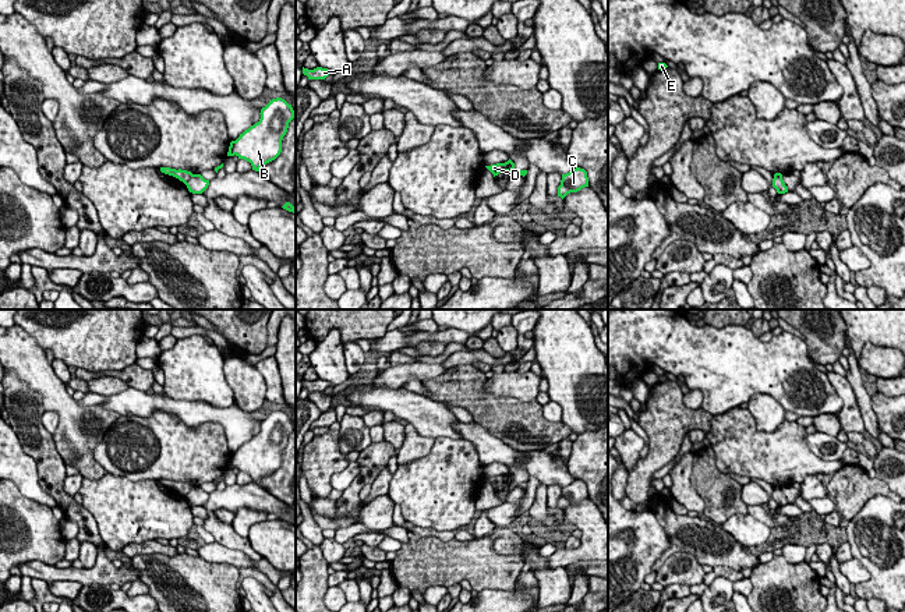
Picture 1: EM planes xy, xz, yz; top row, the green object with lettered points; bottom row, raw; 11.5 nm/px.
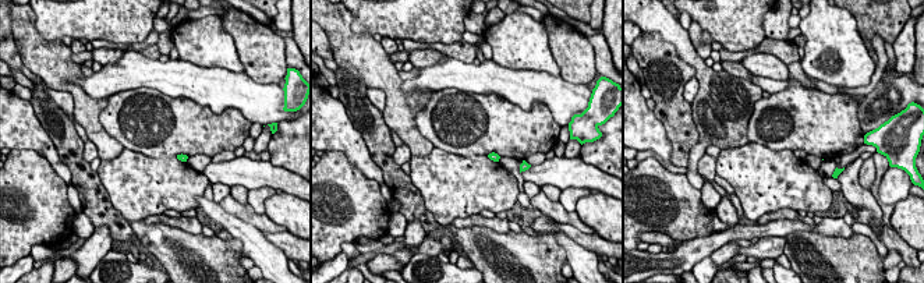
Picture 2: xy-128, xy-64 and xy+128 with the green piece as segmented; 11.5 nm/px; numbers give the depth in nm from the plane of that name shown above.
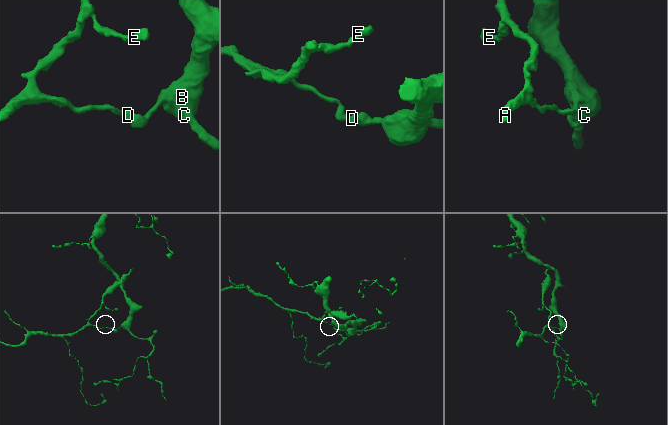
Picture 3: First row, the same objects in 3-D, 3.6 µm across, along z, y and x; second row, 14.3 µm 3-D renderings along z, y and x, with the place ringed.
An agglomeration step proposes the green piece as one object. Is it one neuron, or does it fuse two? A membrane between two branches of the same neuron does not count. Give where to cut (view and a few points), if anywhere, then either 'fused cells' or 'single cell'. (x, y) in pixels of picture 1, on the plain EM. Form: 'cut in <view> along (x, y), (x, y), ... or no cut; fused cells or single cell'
cut in xy along (193, 487), (184, 495); fused cells

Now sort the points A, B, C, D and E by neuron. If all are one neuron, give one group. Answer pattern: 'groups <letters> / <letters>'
groups A D E / B C

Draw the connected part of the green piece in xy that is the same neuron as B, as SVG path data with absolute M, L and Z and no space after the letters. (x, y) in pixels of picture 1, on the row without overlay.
M282 410L269 413L259 427L259 434L231 453L227 464L227 468L250 474L255 484L280 467L282 452L296 429L291 417Z

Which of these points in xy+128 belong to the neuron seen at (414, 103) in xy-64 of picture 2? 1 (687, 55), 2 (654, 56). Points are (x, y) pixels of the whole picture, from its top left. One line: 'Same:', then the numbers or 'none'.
Same: 1

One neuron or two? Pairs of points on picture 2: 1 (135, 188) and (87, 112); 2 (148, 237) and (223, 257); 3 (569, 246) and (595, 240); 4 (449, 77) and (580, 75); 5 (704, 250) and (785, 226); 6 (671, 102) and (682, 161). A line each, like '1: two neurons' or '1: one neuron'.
1: two neurons
2: one neuron
3: two neurons
4: two neurons
5: one neuron
6: one neuron

